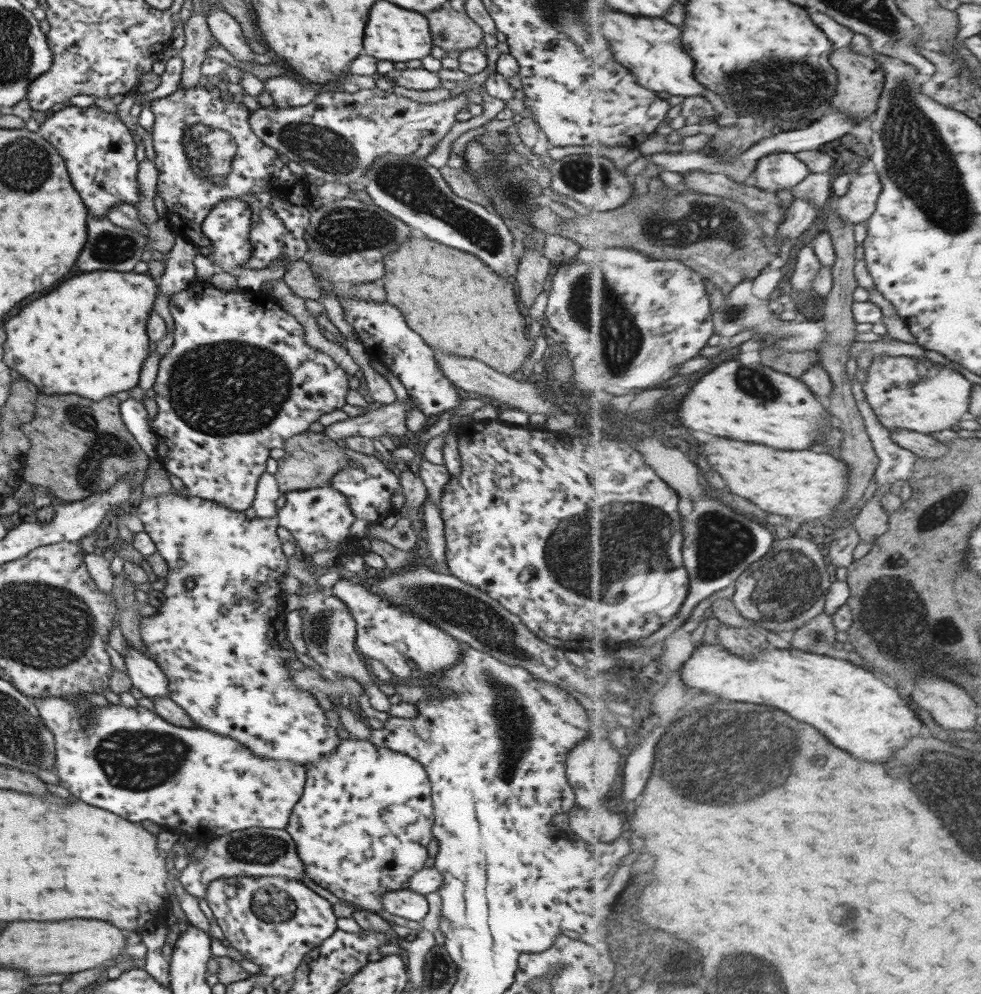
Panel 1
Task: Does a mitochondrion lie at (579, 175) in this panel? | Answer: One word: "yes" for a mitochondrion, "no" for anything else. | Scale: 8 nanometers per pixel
yes

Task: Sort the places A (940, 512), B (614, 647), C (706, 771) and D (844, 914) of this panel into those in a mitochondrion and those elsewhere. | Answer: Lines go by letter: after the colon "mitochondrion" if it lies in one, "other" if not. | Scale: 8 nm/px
A: mitochondrion
B: other
C: mitochondrion
D: mitochondrion

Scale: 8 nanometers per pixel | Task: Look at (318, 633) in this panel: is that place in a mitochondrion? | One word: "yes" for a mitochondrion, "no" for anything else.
yes

